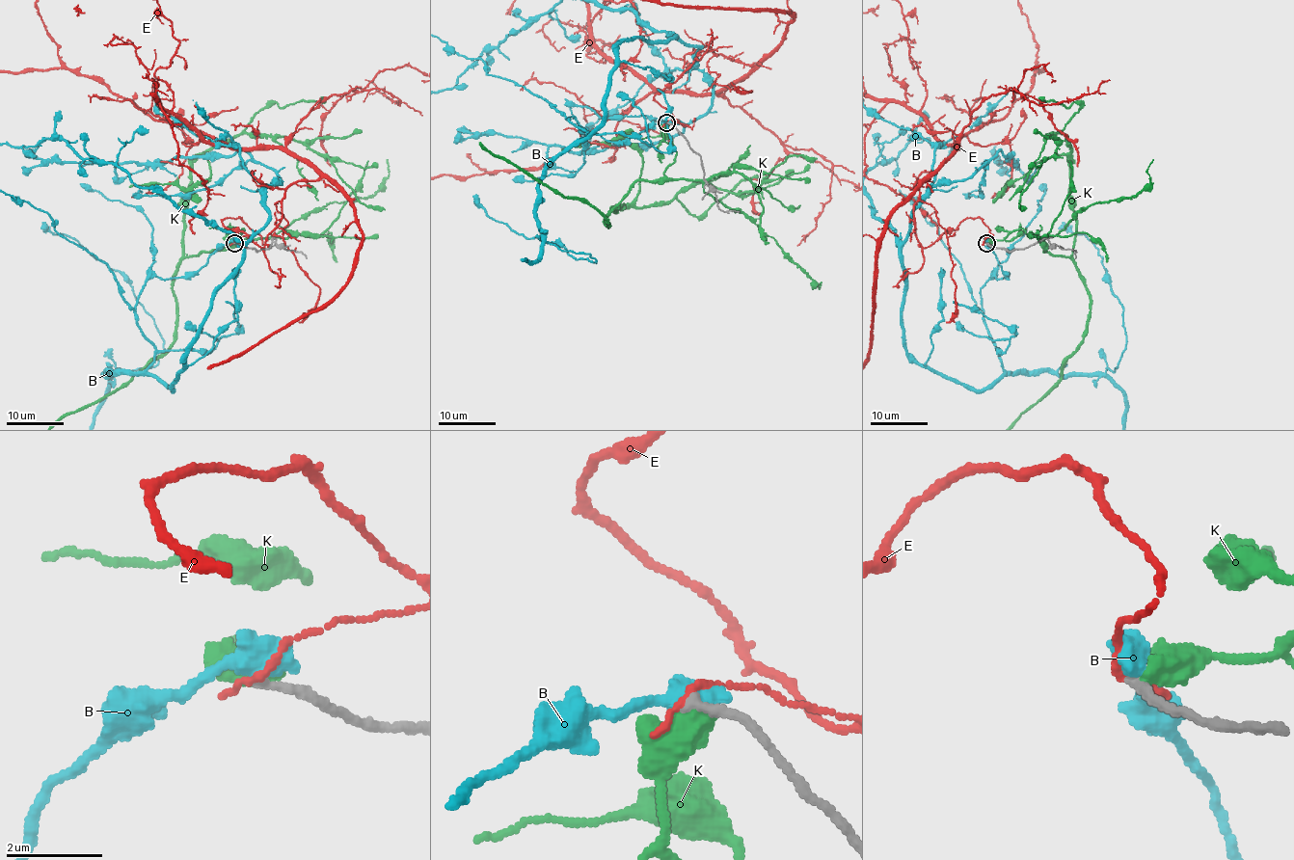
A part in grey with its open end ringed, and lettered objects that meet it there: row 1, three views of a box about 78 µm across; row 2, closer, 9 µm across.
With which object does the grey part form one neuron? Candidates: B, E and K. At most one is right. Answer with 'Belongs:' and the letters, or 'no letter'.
Belongs: no letter

